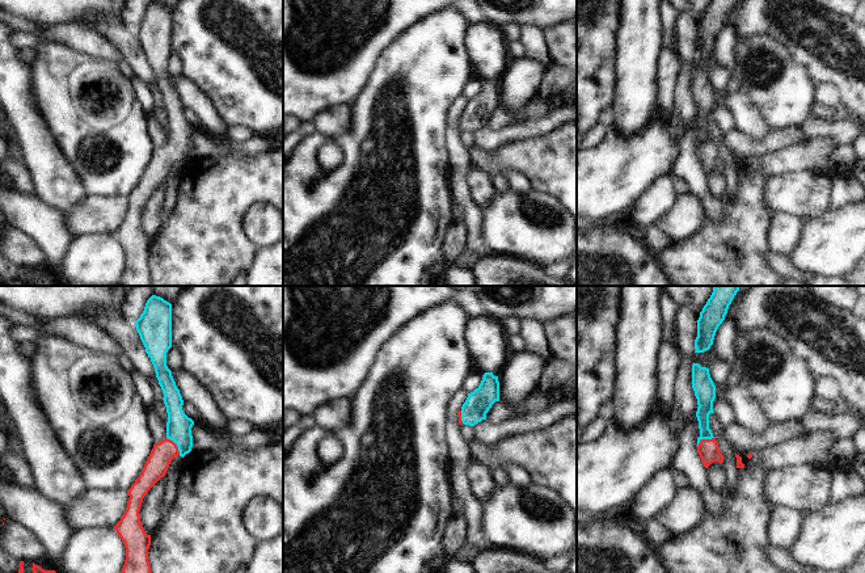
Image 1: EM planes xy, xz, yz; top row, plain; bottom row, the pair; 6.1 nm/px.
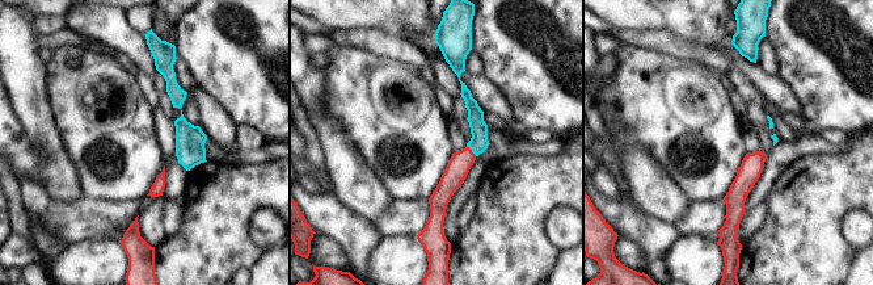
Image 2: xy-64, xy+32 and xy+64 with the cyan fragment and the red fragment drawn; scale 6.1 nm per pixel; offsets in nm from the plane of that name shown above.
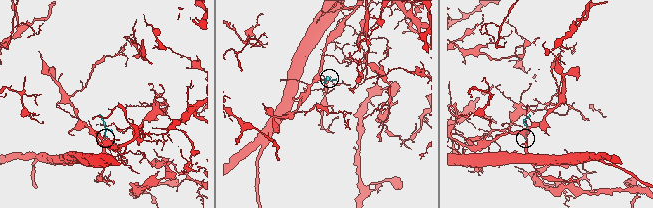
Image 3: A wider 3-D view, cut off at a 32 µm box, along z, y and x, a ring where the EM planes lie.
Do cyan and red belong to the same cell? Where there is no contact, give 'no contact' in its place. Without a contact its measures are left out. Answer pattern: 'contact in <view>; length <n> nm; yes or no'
contact in xy; length 140 nm; yes

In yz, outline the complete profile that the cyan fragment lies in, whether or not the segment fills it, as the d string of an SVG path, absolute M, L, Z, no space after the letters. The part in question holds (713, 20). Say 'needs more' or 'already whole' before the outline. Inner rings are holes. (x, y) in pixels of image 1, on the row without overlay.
already whole; M712 0L700 18L697 26L697 43L695 59L704 59L710 55L718 33L725 26L729 12L737 0Z

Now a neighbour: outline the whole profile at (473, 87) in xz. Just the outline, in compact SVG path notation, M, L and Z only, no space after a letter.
M473 77L463 89L463 96L468 100L473 98L481 90L484 79Z

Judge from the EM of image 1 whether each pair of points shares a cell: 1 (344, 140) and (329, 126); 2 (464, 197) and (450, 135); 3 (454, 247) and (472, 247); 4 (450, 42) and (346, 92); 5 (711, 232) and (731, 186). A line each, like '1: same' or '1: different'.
1: different
2: same
3: different
4: different
5: different

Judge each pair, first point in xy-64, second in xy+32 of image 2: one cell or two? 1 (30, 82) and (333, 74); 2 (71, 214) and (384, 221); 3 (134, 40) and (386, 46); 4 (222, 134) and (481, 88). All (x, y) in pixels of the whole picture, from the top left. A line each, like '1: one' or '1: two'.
1: two
2: one
3: two
4: one

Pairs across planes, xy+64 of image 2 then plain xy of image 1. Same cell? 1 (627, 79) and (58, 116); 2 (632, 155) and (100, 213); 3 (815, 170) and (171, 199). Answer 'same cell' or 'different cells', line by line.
1: same cell
2: different cells
3: different cells

